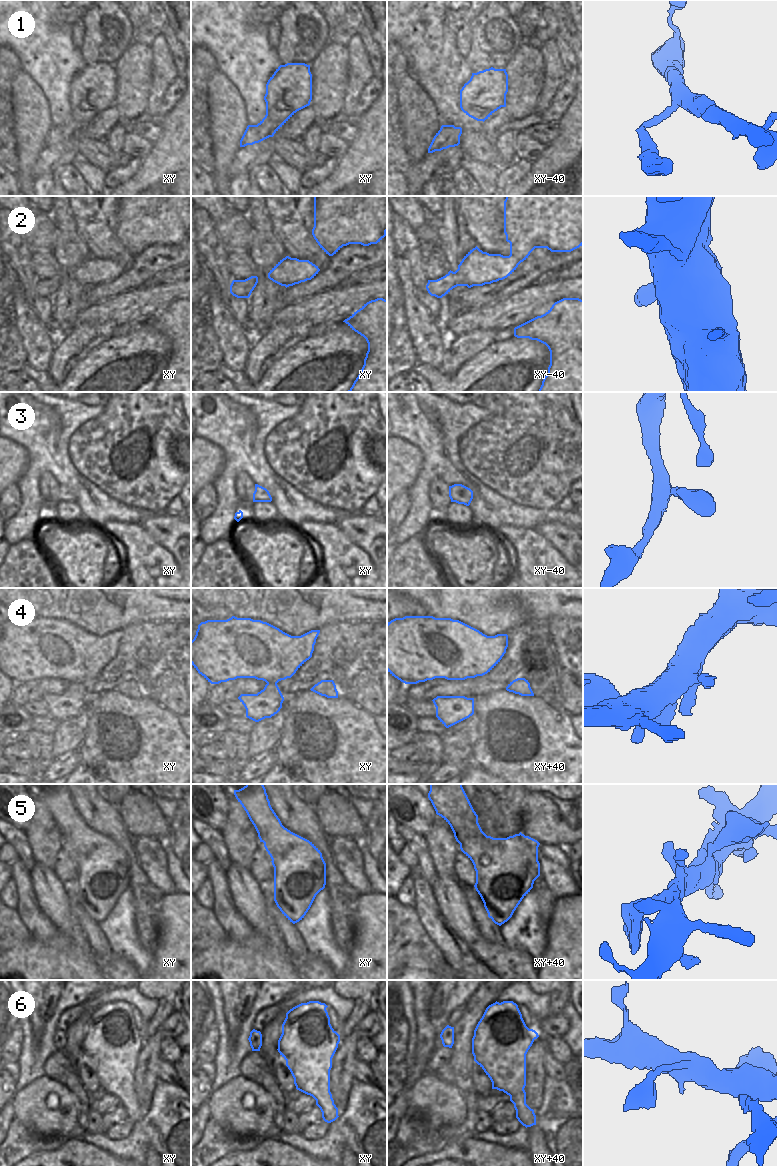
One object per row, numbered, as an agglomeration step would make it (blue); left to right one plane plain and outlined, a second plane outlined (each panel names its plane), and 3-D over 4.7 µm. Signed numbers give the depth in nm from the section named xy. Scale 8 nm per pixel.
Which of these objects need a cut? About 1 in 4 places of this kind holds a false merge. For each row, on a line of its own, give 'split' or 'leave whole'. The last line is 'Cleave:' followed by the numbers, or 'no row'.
1: leave whole
2: leave whole
3: leave whole
4: leave whole
5: leave whole
6: leave whole
Cleave: no row

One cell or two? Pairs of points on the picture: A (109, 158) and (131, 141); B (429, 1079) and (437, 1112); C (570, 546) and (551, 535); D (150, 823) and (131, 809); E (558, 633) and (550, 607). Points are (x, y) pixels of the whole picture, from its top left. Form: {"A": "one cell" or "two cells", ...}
{"A": "two cells", "B": "one cell", "C": "one cell", "D": "one cell", "E": "two cells"}

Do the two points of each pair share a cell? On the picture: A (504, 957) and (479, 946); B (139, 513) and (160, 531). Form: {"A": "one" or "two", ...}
{"A": "one", "B": "two"}

